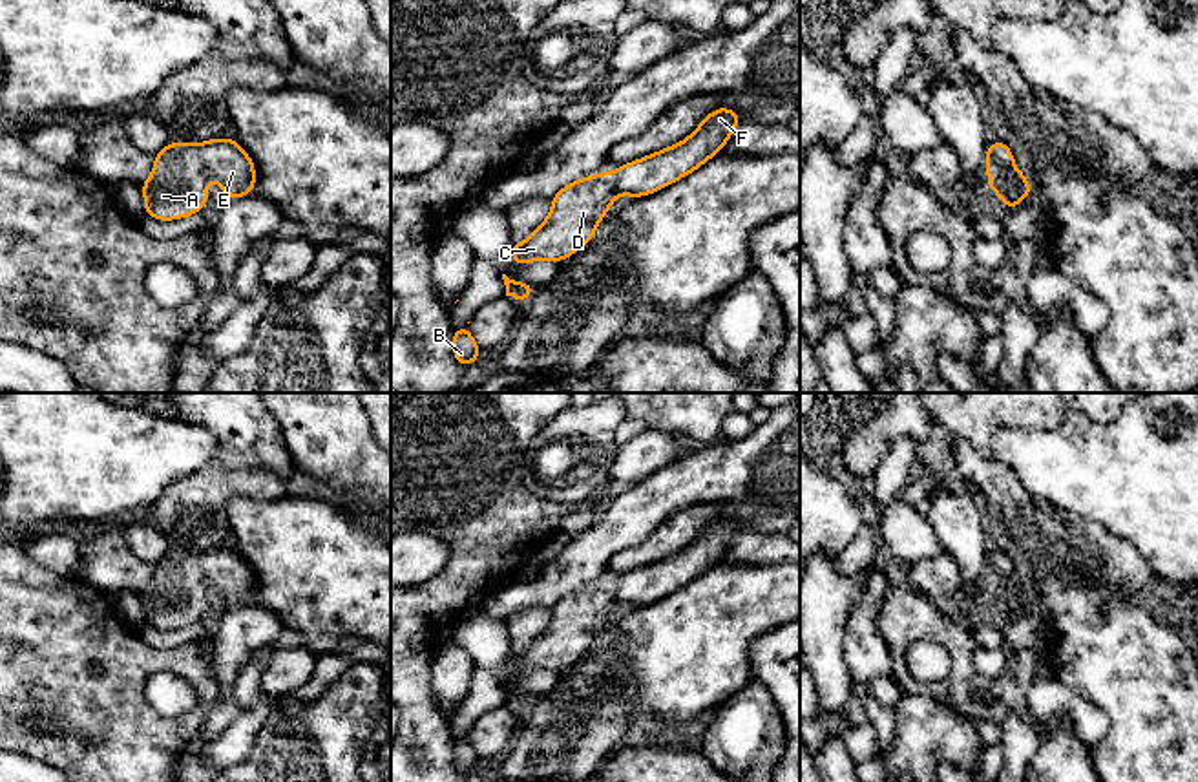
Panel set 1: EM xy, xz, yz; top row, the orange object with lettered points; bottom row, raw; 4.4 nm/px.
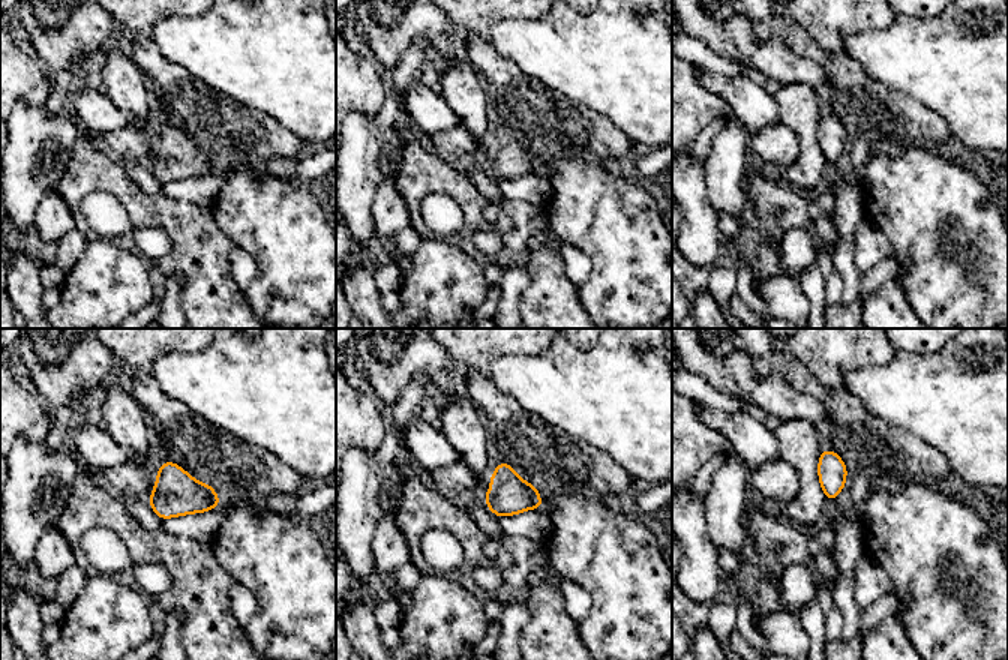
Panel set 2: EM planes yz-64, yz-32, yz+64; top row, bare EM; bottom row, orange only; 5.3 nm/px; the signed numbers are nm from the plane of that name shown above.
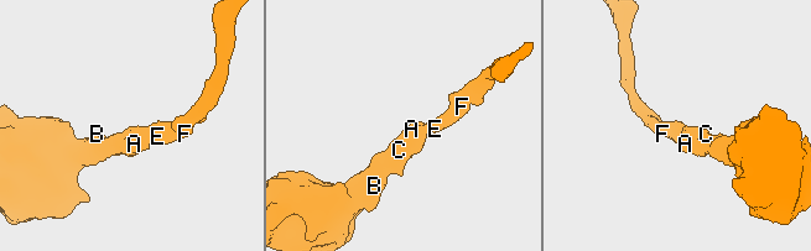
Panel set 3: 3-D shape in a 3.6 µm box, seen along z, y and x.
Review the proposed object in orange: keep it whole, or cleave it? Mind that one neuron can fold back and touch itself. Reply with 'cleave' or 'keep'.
keep

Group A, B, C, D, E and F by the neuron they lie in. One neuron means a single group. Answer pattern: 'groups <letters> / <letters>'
groups A B C D E F

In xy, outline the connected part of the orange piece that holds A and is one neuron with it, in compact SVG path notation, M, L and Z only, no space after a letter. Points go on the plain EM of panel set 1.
M208 548L201 554L172 550L155 565L144 603L144 623L161 630L183 629L203 619L206 590L217 590L226 608L252 603L256 577L237 548Z

